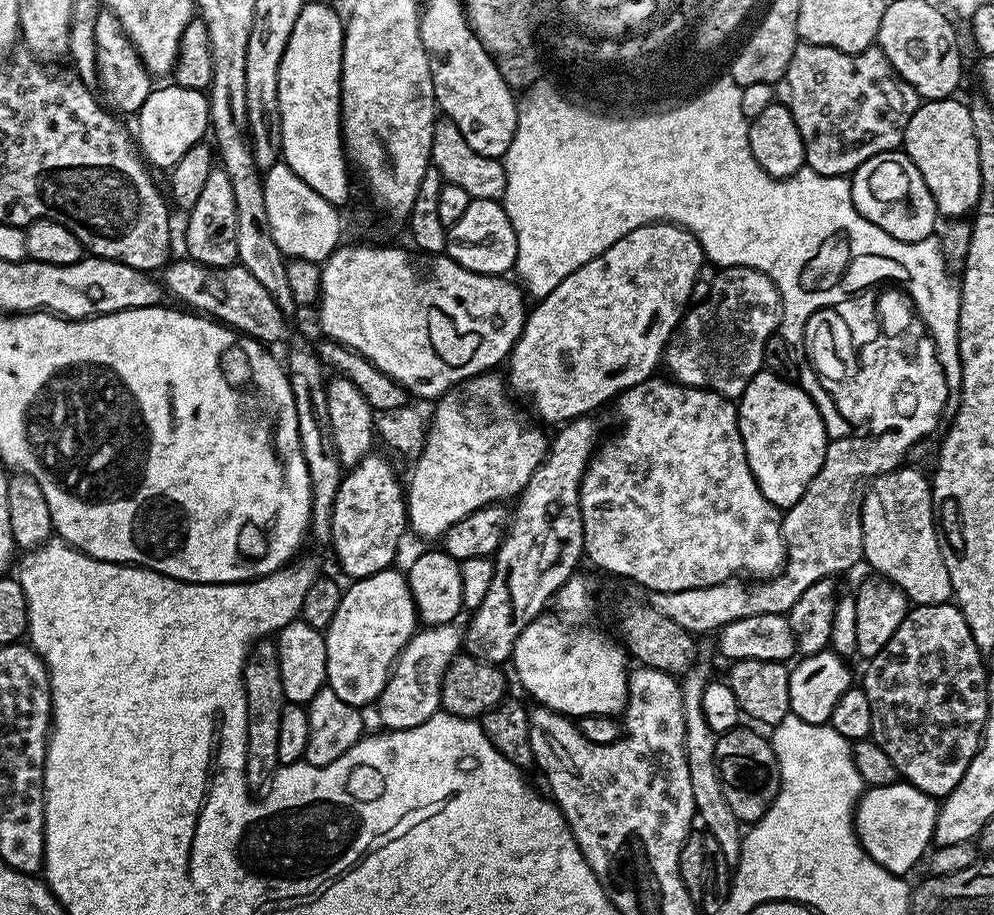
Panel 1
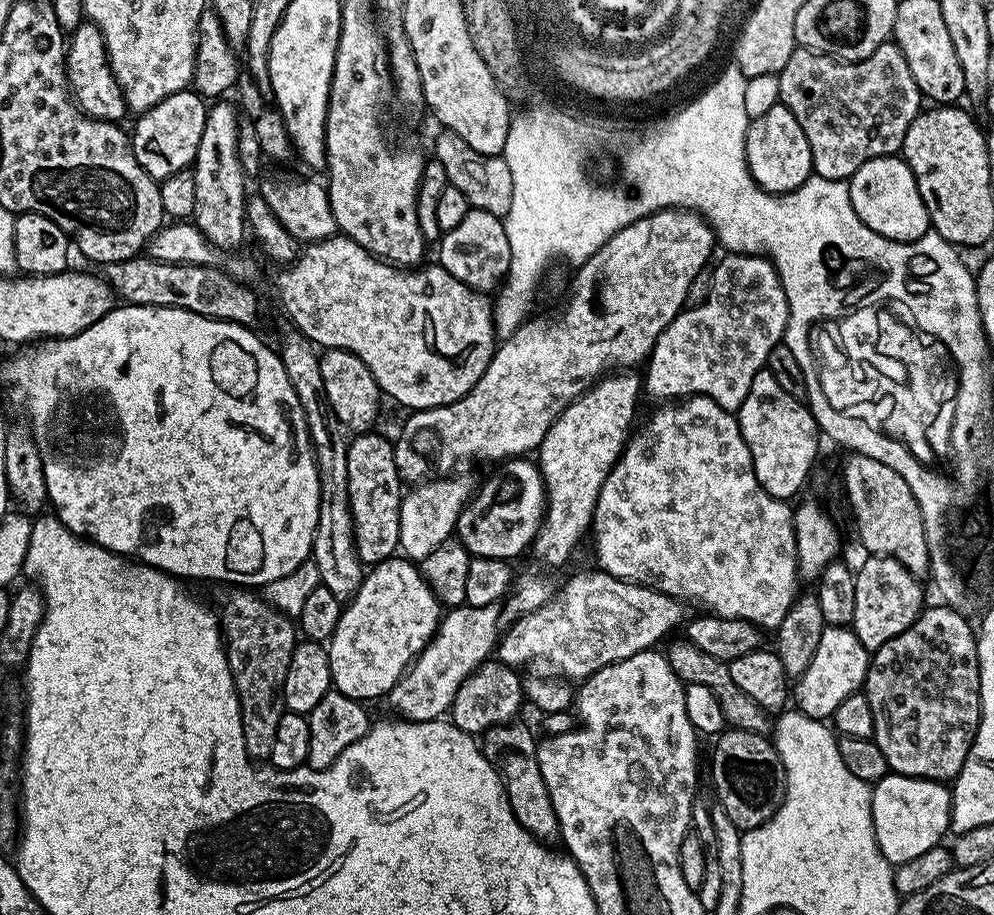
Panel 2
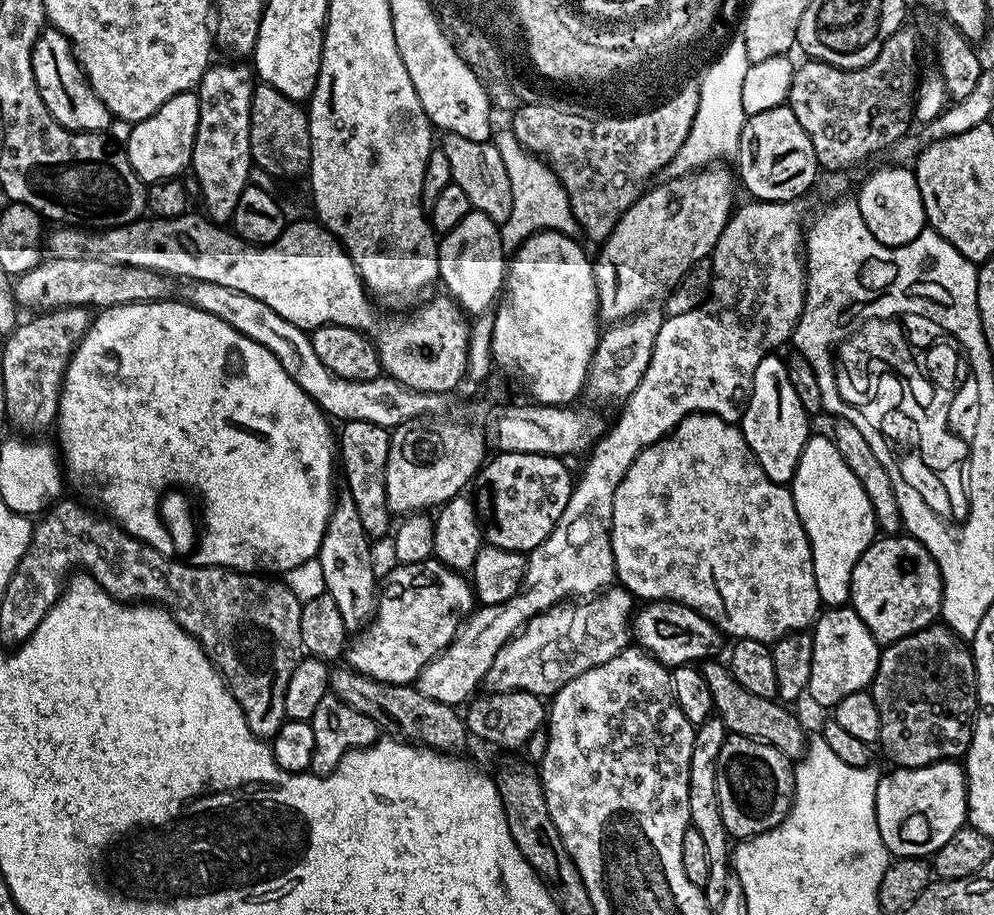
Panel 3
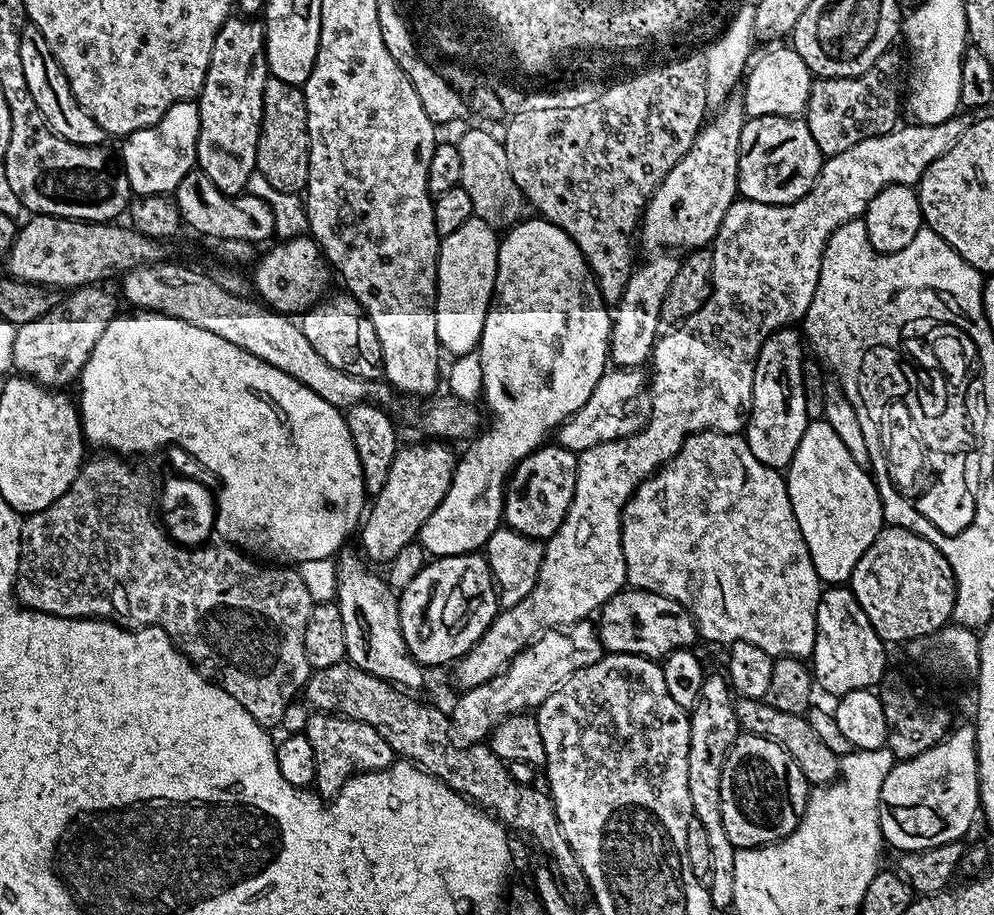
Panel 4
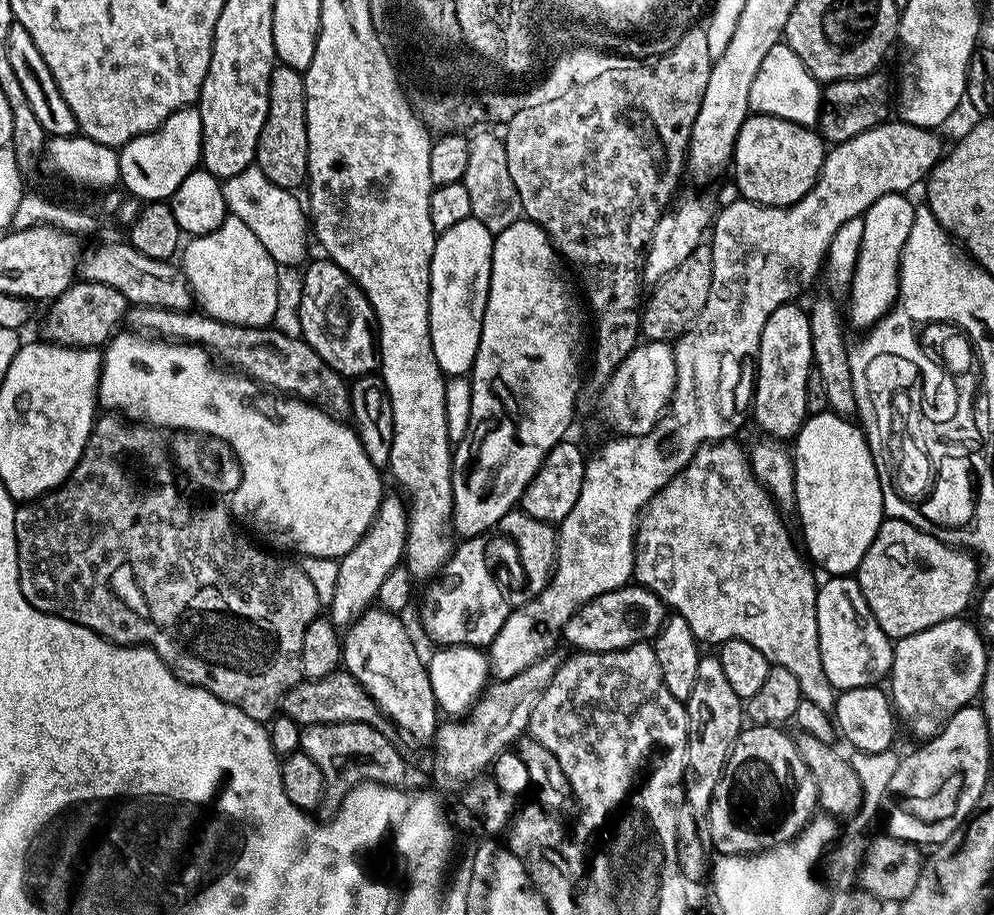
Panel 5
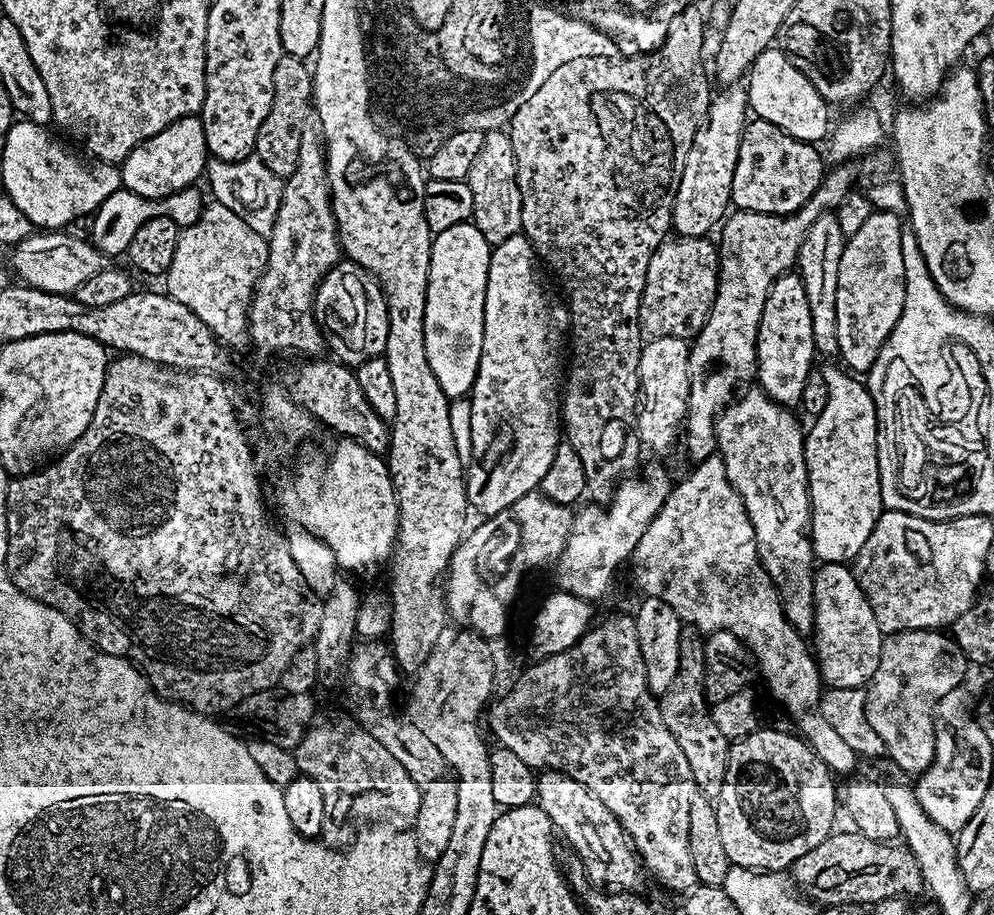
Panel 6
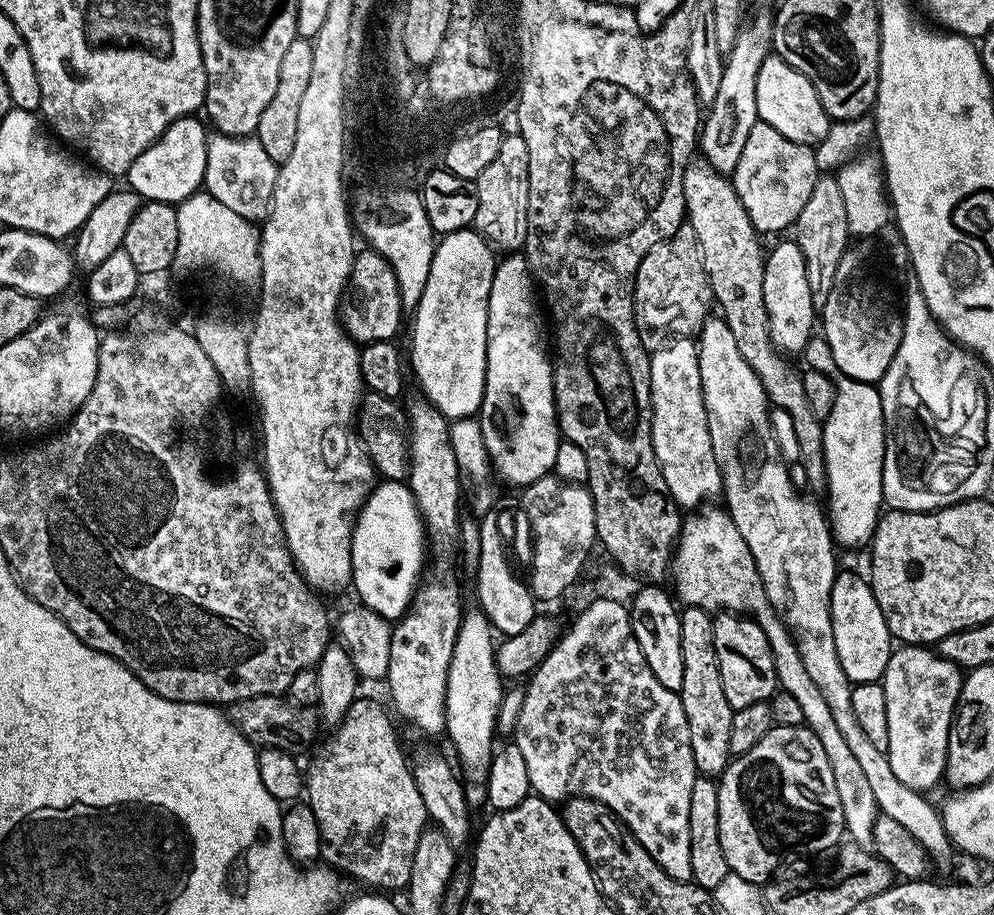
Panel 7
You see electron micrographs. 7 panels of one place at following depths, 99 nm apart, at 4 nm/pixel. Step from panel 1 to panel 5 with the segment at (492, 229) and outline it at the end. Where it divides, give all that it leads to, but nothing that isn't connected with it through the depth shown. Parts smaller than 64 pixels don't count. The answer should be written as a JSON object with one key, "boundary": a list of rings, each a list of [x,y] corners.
{"boundary":[[[467,216],[462,222],[458,222],[454,226],[450,226],[450,230],[439,233],[434,246],[434,254],[432,255],[432,265],[430,266],[430,294],[428,295],[428,321],[430,322],[430,342],[434,346],[434,358],[438,358],[438,366],[445,377],[468,376],[472,370],[472,364],[476,361],[478,354],[478,346],[480,345],[480,335],[482,334],[482,322],[484,321],[484,311],[486,310],[486,302],[488,301],[488,287],[490,286],[490,278],[492,277],[492,242],[494,233],[486,230],[486,226],[482,226],[482,222],[478,222],[472,216]]]}

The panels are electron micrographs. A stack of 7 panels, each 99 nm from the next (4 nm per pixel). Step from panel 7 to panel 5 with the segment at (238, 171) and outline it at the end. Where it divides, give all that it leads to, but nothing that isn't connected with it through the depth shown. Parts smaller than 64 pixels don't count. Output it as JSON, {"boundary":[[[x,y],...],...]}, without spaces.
{"boundary":[[[255,166],[242,170],[242,174],[234,174],[234,178],[223,181],[222,185],[227,211],[254,230],[259,242],[262,242],[276,263],[280,266],[305,263],[308,236],[310,240],[310,220],[305,205],[296,197],[295,191],[274,186],[274,182],[270,182],[270,178],[266,178],[266,174],[262,174],[262,170]]]}

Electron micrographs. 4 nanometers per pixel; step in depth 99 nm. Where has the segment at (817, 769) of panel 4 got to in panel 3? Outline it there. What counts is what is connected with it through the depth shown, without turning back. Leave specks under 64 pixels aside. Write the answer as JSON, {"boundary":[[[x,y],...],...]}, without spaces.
{"boundary":[[[712,658],[703,665],[702,671],[706,678],[706,686],[710,686],[715,715],[724,723],[725,728],[733,736],[745,736],[751,740],[761,740],[764,744],[774,746],[789,761],[796,762],[803,757],[806,747],[806,735],[800,720],[791,712],[787,703],[776,698],[762,698],[752,691],[746,690],[734,678],[727,663]]]}

